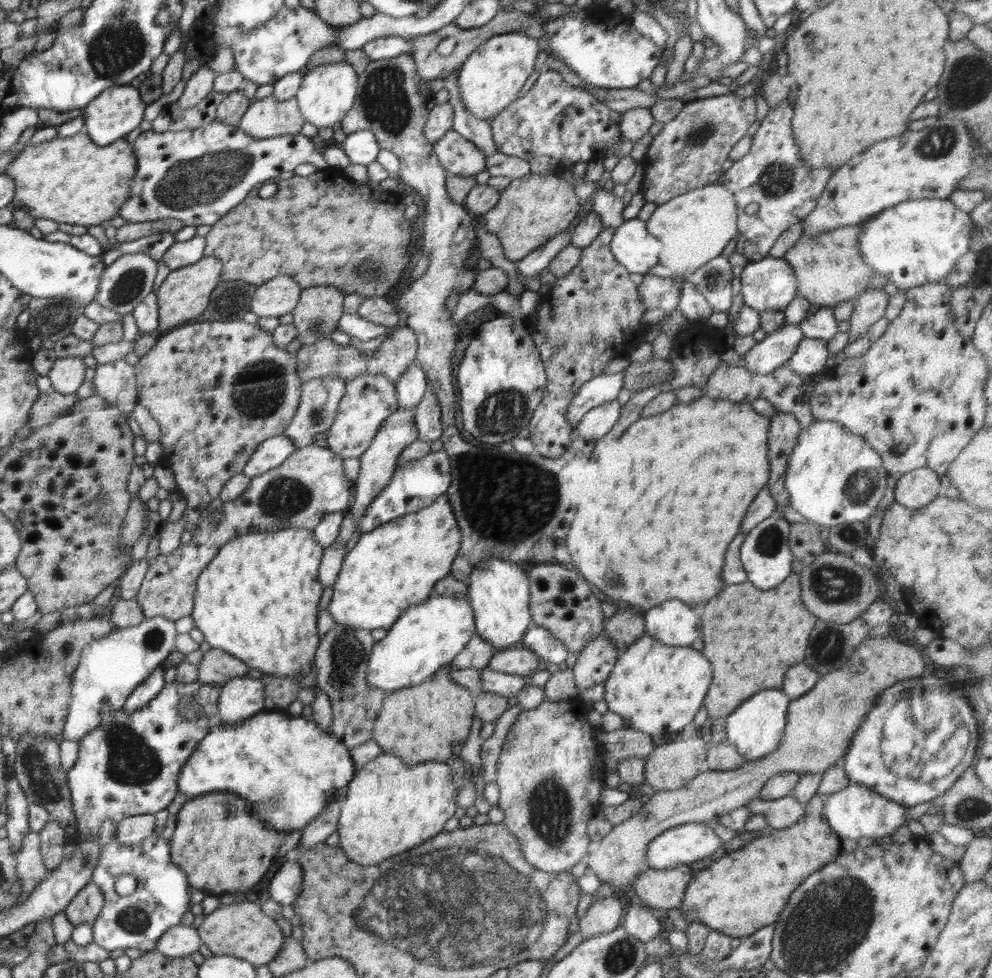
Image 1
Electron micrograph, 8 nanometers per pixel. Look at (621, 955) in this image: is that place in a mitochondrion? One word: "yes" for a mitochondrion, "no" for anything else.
yes

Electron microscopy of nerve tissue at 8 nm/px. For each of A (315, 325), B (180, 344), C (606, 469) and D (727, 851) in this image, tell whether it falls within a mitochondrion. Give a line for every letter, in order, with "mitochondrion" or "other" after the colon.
A: mitochondrion
B: other
C: other
D: other

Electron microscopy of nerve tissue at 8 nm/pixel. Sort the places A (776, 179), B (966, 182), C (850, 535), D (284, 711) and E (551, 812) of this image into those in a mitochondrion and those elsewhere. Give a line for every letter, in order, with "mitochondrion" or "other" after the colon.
A: mitochondrion
B: other
C: mitochondrion
D: other
E: mitochondrion

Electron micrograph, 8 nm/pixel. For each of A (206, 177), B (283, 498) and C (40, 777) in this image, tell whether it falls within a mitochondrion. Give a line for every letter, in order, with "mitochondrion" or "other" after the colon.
A: mitochondrion
B: mitochondrion
C: mitochondrion

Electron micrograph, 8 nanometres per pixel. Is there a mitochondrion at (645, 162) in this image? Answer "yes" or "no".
no

